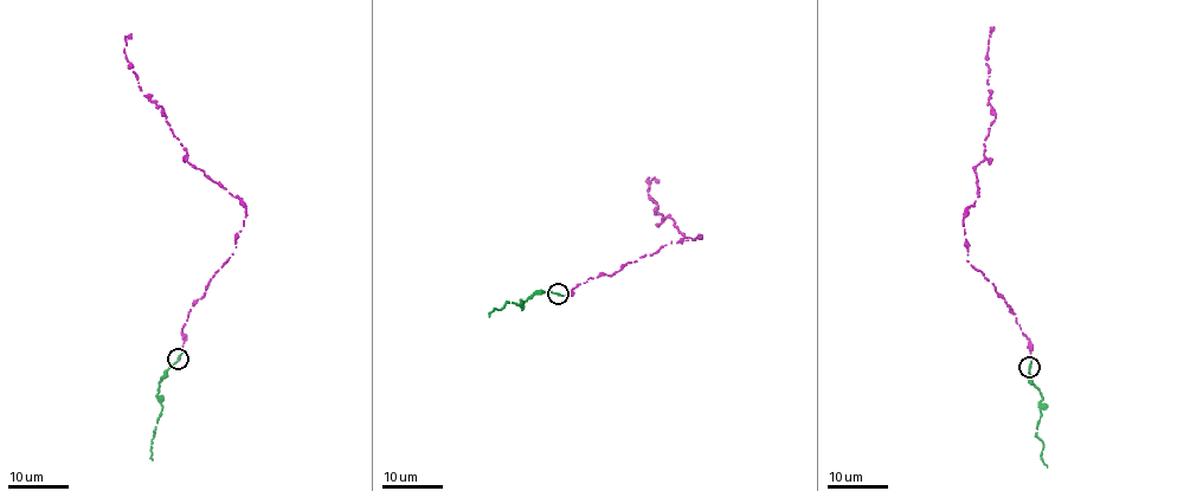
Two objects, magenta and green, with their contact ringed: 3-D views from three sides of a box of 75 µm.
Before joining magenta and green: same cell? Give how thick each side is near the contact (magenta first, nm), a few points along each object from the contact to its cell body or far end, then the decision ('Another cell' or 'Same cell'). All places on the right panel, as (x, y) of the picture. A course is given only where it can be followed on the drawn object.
Thickness 140 nm (magenta) against 240 nm. Course of magenta: (1029, 367), (1030, 342), (1015, 314), (967, 262), (964, 217), (979, 194), (975, 170), (995, 121), (989, 31). Course of green: (1030, 367), (1033, 383), (1042, 399), (1035, 435), (1043, 443), (1041, 459), (1047, 466). Same cell

